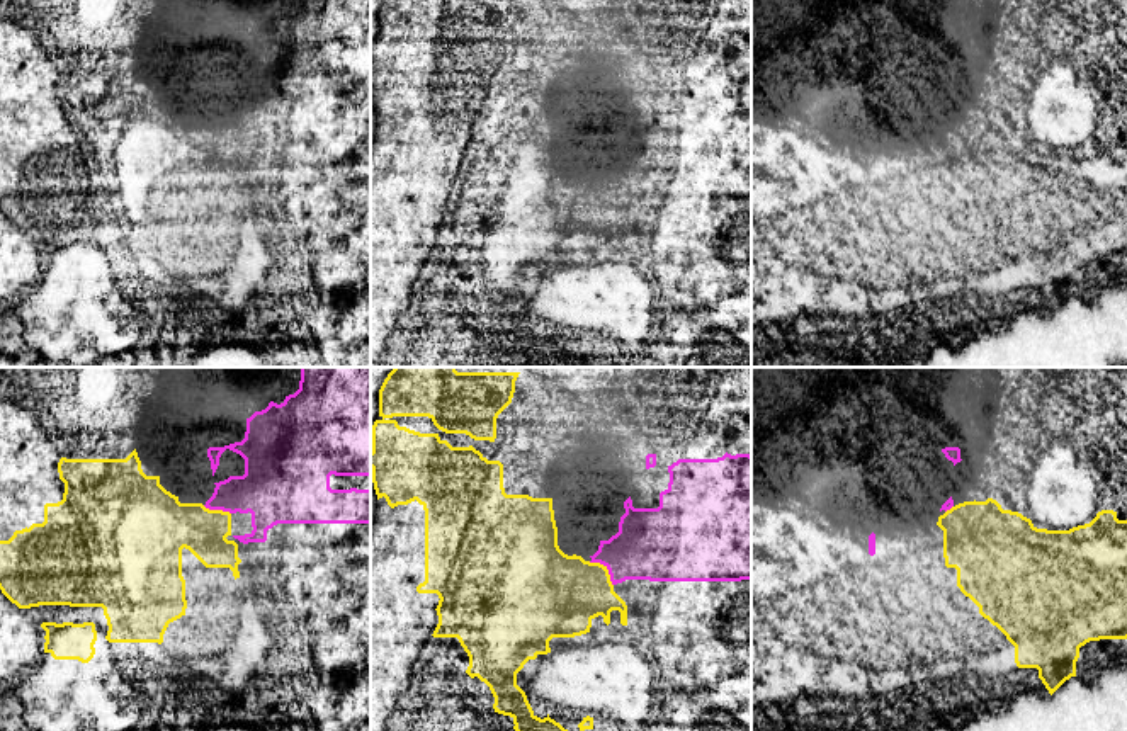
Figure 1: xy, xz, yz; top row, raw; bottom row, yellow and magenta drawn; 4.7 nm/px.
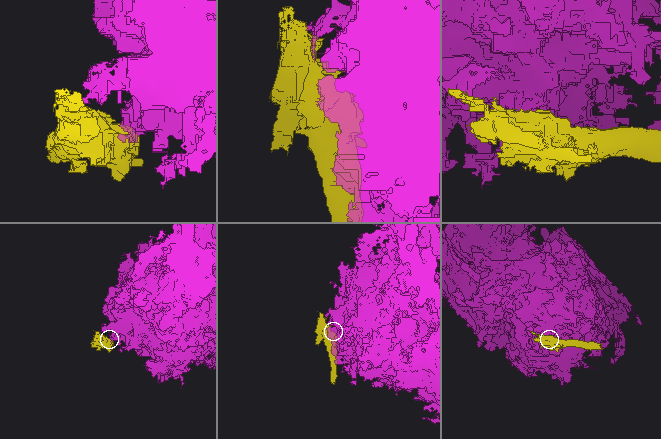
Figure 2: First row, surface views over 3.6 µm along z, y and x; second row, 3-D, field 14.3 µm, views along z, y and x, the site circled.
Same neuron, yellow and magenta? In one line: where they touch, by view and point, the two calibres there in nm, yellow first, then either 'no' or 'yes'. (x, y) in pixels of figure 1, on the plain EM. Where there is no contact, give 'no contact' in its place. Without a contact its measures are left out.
xz (605, 187) | 380/340 nm | no

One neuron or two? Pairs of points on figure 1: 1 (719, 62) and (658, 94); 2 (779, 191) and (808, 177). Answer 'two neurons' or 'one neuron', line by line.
1: two neurons
2: two neurons

